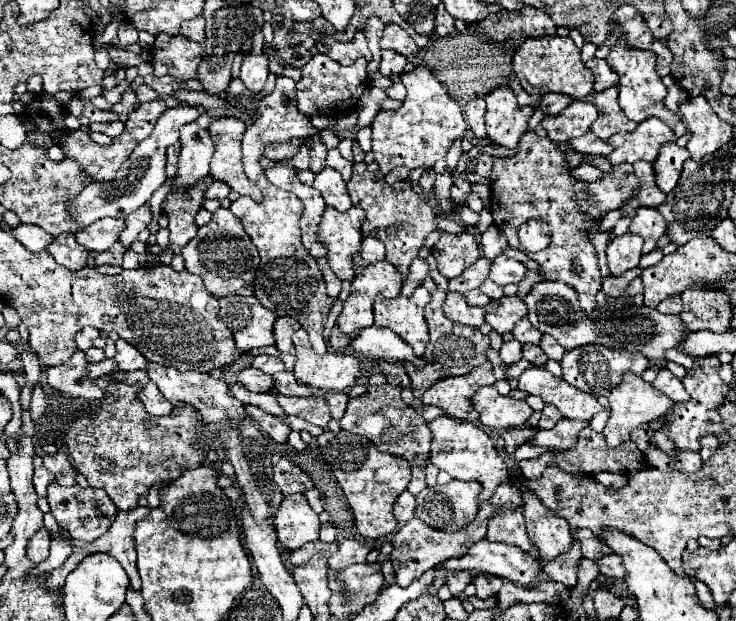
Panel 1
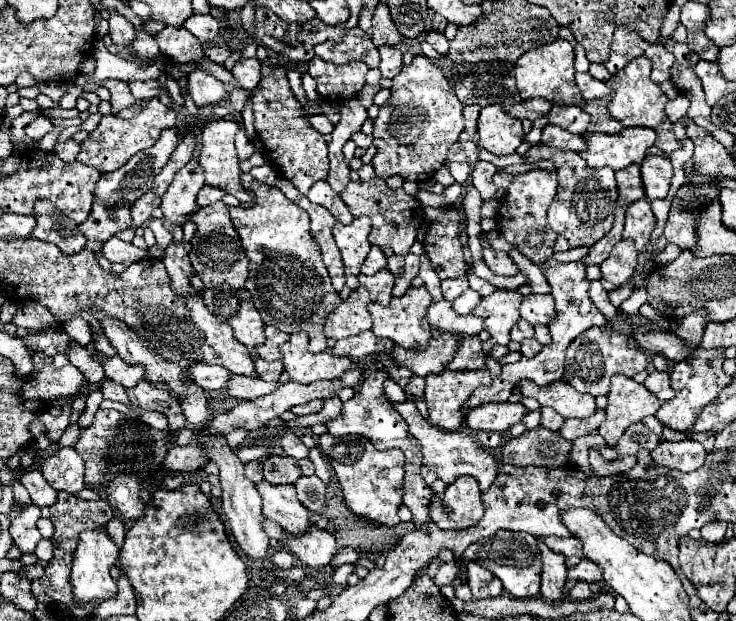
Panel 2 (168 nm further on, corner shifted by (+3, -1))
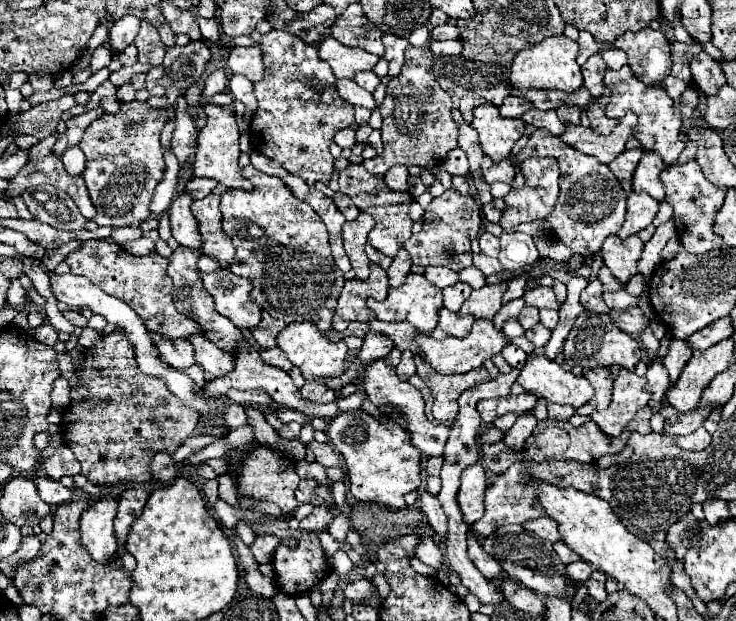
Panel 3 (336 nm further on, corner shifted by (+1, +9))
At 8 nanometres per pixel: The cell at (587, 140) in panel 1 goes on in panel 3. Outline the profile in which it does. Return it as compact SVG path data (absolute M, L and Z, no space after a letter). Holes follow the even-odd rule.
M534 108L534 110L528 110L528 114L522 114L522 120L534 124L536 128L546 128L554 136L560 136L566 130L566 126L558 120L556 110L536 110Z

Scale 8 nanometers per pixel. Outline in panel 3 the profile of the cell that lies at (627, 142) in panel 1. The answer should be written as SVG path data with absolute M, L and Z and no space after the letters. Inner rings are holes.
M626 114L620 124L608 134L608 136L602 136L598 132L594 132L590 126L576 126L576 124L570 124L568 130L560 136L566 144L570 144L572 148L584 152L584 154L590 154L590 156L596 156L602 164L608 164L612 162L616 156L620 156L624 152L624 144L628 138L634 136L634 128L638 124L638 118L636 114Z

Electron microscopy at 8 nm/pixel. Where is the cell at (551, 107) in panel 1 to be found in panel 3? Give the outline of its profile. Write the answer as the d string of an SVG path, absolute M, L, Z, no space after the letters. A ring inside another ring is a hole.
M508 96L508 98L504 100L504 104L502 104L500 114L502 114L504 118L520 118L524 112L528 112L528 110L532 110L532 108L534 108L532 102L524 100L524 98L518 98L518 96Z

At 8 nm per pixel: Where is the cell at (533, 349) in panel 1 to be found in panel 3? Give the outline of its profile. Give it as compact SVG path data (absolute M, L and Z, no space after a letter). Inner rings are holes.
M536 324L534 328L530 328L530 330L526 330L526 334L524 334L536 348L540 348L540 346L544 346L546 342L548 342L548 338L550 338L550 330L548 328L544 328L542 324Z

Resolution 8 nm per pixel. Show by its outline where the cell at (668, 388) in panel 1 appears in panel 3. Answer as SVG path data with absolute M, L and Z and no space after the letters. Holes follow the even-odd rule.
M652 362L648 366L646 372L646 380L648 380L648 392L652 394L654 400L662 400L670 388L670 376L668 370L664 368L662 362Z

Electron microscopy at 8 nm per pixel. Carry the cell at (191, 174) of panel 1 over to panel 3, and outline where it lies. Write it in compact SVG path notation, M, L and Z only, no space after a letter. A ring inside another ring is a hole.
M182 190L176 200L170 206L170 226L172 226L172 236L178 240L182 246L190 248L200 248L200 234L198 234L198 222L190 210L194 198L190 192Z

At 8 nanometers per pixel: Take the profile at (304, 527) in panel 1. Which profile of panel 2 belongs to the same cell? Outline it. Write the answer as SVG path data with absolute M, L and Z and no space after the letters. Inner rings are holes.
M266 480L256 484L262 496L262 514L278 522L290 534L302 534L310 524L310 512L298 502L292 484L270 484Z

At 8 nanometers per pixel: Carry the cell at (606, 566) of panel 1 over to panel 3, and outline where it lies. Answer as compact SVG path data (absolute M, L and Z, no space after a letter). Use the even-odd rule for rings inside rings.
M578 560L578 562L570 562L570 564L566 566L566 572L568 572L568 576L570 576L572 580L584 582L584 580L588 580L590 574L594 572L594 566L588 564L588 562L584 562L584 560Z

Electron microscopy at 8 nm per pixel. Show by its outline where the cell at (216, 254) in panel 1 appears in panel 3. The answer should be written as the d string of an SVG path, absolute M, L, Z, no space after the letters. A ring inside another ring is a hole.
M208 194L202 200L194 200L192 214L198 220L198 230L202 236L202 254L220 262L220 268L230 268L236 250L232 246L232 240L222 230L220 196Z

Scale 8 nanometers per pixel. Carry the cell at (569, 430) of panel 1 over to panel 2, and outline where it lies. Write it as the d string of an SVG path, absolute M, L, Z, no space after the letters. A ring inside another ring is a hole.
M596 410L590 418L586 418L586 420L566 420L564 422L564 426L560 428L560 434L566 438L566 440L576 440L576 438L580 438L580 436L586 436L586 434L590 434L590 432L594 432L602 422L604 422L604 410Z

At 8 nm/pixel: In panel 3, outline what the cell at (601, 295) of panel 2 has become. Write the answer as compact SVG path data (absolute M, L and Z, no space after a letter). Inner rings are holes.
M596 278L596 280L592 280L588 286L586 286L586 290L582 292L582 302L584 302L584 306L588 306L588 310L592 310L592 312L598 312L598 314L608 314L610 312L610 308L606 306L606 302L602 300L602 282Z

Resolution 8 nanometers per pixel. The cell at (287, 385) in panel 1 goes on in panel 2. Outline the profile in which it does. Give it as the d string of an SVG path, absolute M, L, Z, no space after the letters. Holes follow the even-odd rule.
M232 374L230 376L230 384L226 386L226 392L234 398L240 398L240 400L254 400L254 398L260 398L264 394L270 394L278 384L274 382L264 382L262 378L258 380L252 380L252 378L244 378L244 376L236 376Z

